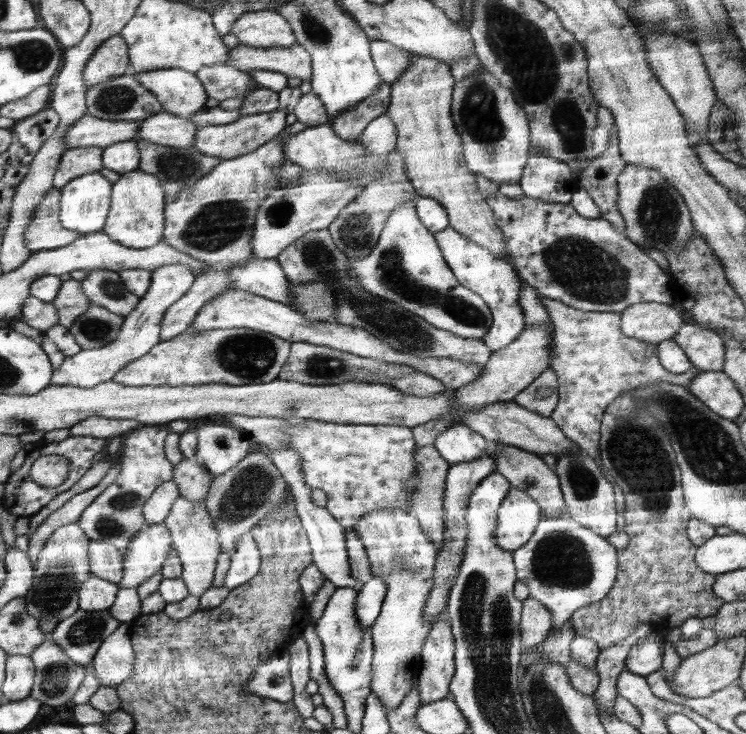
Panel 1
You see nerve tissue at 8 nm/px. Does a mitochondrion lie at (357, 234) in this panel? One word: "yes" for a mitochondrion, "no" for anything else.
yes

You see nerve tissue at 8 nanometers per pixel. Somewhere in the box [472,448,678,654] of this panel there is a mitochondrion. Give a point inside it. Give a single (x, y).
(559, 558)

